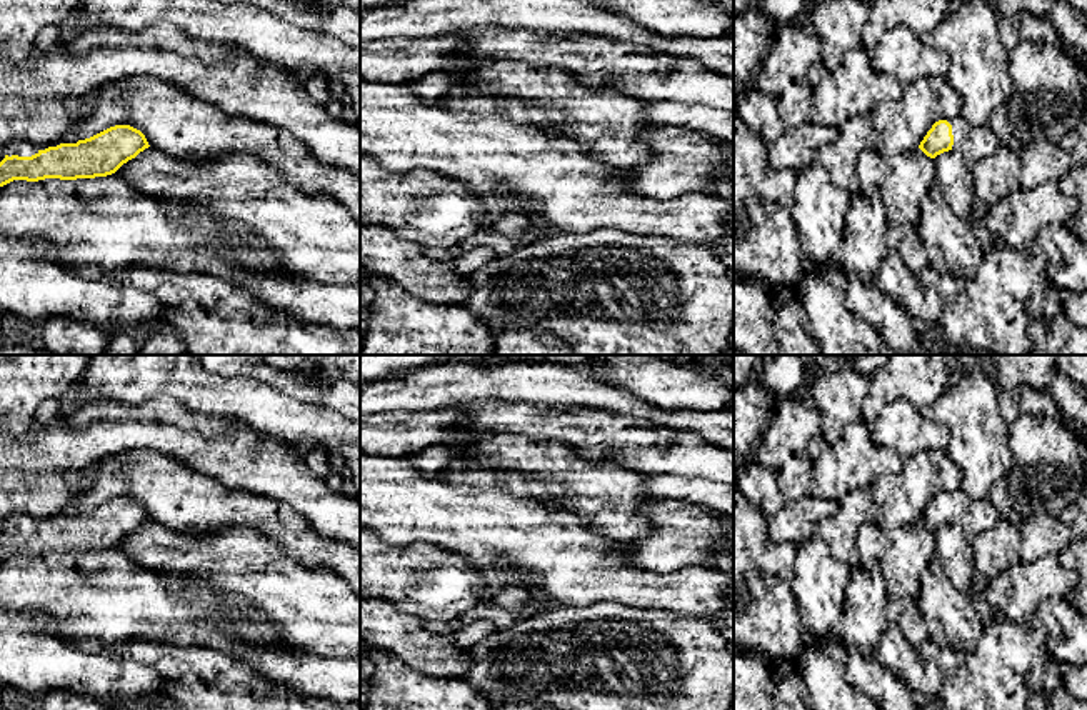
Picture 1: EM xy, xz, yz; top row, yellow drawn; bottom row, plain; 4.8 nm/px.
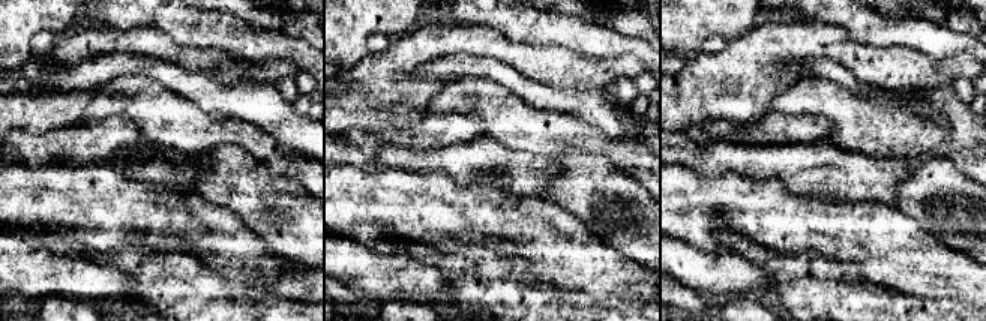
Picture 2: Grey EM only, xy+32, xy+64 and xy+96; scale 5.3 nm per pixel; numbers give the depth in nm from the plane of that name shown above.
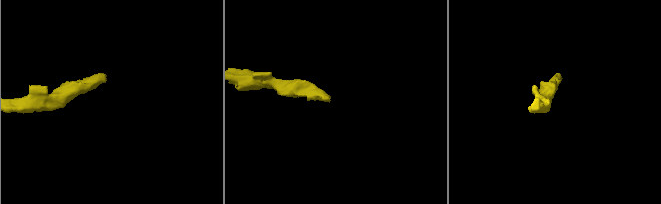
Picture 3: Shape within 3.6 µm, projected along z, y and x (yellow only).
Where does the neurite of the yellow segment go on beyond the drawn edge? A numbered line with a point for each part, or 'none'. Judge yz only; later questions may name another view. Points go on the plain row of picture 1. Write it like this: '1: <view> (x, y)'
1: yz (976, 517)

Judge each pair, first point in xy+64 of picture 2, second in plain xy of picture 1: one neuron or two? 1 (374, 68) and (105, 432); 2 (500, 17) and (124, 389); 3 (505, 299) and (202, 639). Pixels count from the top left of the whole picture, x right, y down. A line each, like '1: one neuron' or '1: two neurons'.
1: two neurons
2: one neuron
3: two neurons

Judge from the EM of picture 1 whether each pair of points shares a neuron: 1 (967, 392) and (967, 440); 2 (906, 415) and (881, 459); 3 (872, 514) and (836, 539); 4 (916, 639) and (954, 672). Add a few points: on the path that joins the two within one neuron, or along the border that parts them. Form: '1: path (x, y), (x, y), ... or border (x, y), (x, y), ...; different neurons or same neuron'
1: path (967, 404), (967, 429); same neuron
2: border (869, 427), (879, 445), (892, 449), (902, 459); different neurons
3: path (864, 514), (844, 530); same neuron
4: border (929, 640), (917, 649); different neurons

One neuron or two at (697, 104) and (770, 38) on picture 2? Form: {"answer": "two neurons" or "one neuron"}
{"answer": "one neuron"}

